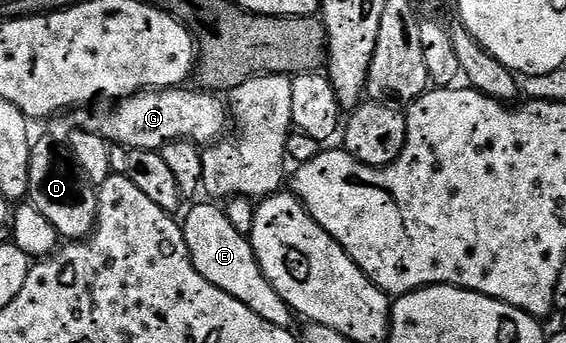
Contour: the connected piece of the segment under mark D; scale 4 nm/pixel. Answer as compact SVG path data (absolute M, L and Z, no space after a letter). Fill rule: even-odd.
M36 137L32 142L32 154L30 155L30 183L28 184L27 200L50 223L54 223L57 234L69 242L78 241L87 238L96 228L96 212L100 209L100 198L98 196L97 186L93 185L92 180L78 167L78 163L72 154L72 148L63 140L55 141L52 137Z

